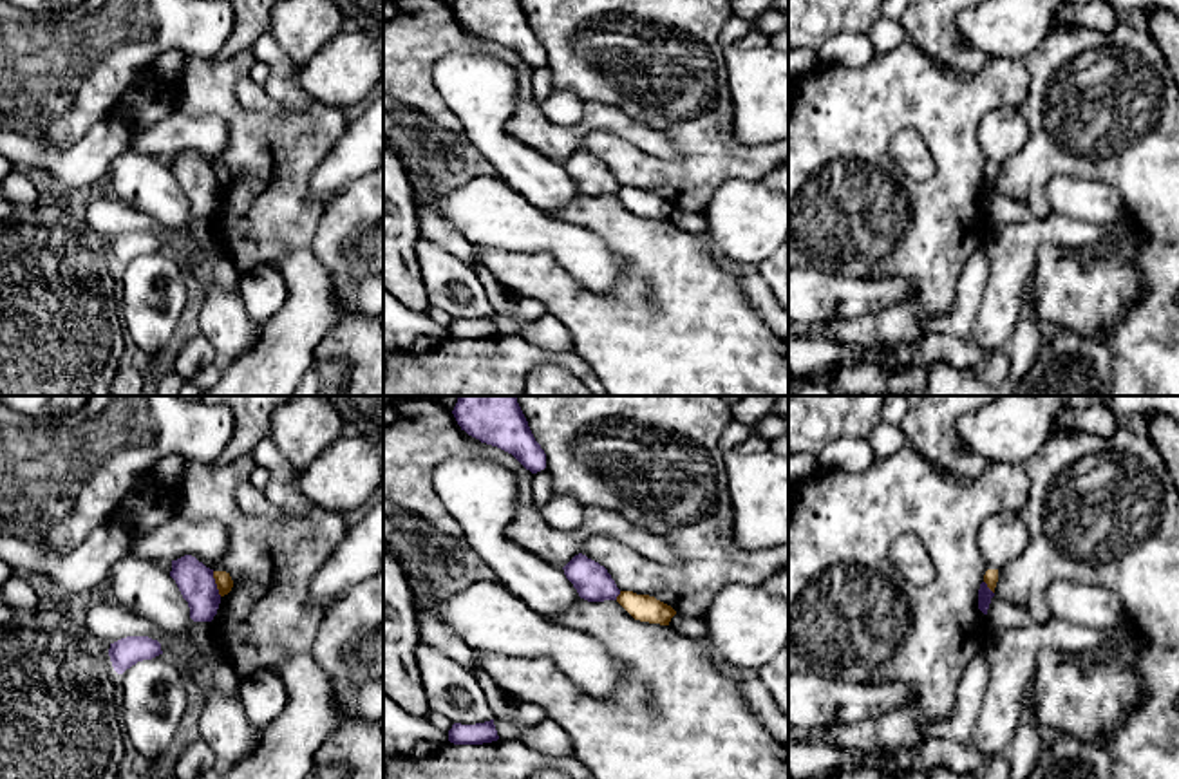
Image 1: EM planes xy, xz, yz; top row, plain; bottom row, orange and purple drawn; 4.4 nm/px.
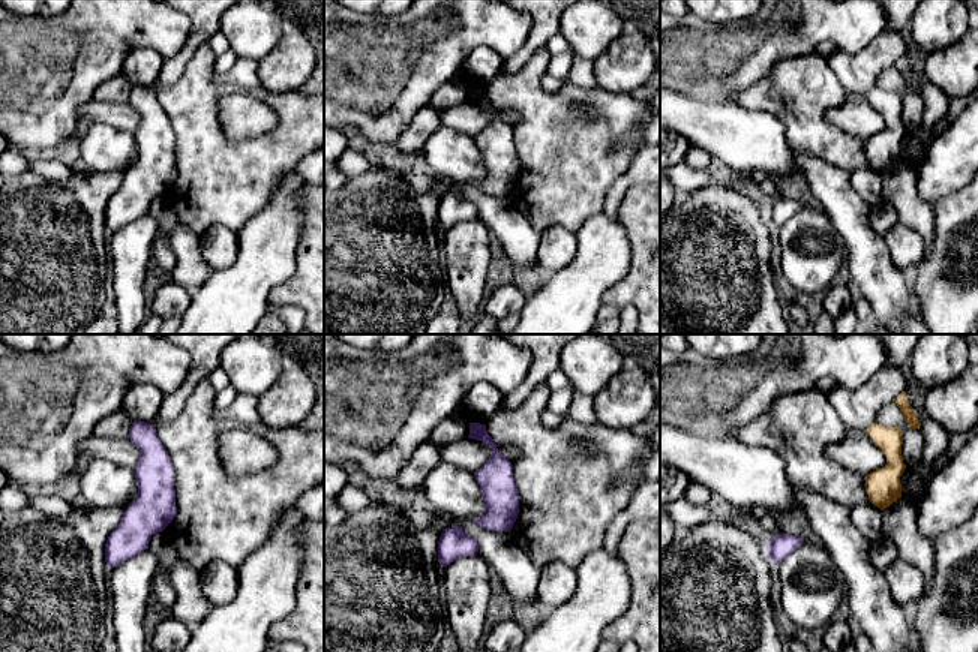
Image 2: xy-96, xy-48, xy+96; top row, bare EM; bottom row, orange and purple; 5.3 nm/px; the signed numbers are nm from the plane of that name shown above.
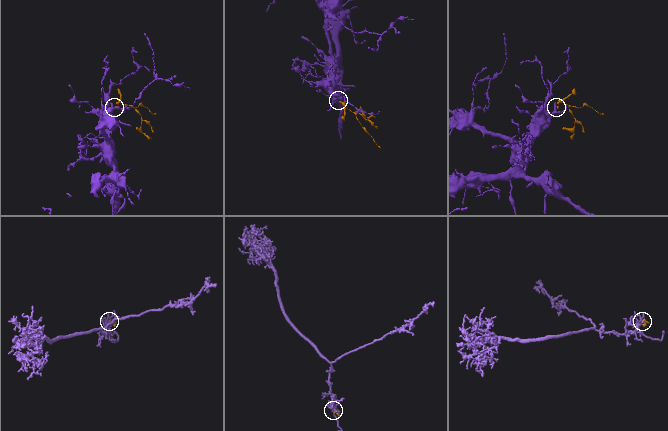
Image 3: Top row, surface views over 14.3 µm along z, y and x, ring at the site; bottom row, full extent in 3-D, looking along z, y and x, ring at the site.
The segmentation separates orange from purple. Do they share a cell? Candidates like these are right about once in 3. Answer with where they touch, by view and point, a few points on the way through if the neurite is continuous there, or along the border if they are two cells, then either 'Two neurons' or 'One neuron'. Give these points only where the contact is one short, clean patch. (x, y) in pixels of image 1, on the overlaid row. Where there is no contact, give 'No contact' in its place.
Touches orange at xy (216, 582). Boundary: xy (212, 572), (221, 595). Two neurons

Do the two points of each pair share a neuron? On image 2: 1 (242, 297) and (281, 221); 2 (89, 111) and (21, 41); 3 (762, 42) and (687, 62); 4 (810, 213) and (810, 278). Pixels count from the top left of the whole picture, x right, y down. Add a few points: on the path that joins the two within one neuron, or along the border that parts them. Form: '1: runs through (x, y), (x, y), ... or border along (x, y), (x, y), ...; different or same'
1: runs through (251, 278), (267, 257), (269, 240); same
2: border along (92, 96), (78, 108), (75, 122); different
3: runs through (744, 53), (734, 57), (705, 60); same
4: runs through (810, 230), (810, 261); same

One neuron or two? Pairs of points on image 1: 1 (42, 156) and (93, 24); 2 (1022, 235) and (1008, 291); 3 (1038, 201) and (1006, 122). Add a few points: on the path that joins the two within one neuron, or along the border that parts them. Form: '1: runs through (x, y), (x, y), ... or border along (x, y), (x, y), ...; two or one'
1: border along (18, 131), (56, 147), (67, 147), (85, 132); two
2: runs through (1011, 250), (1009, 277); one
3: border along (1018, 107), (1028, 127), (1028, 141), (999, 165); two

